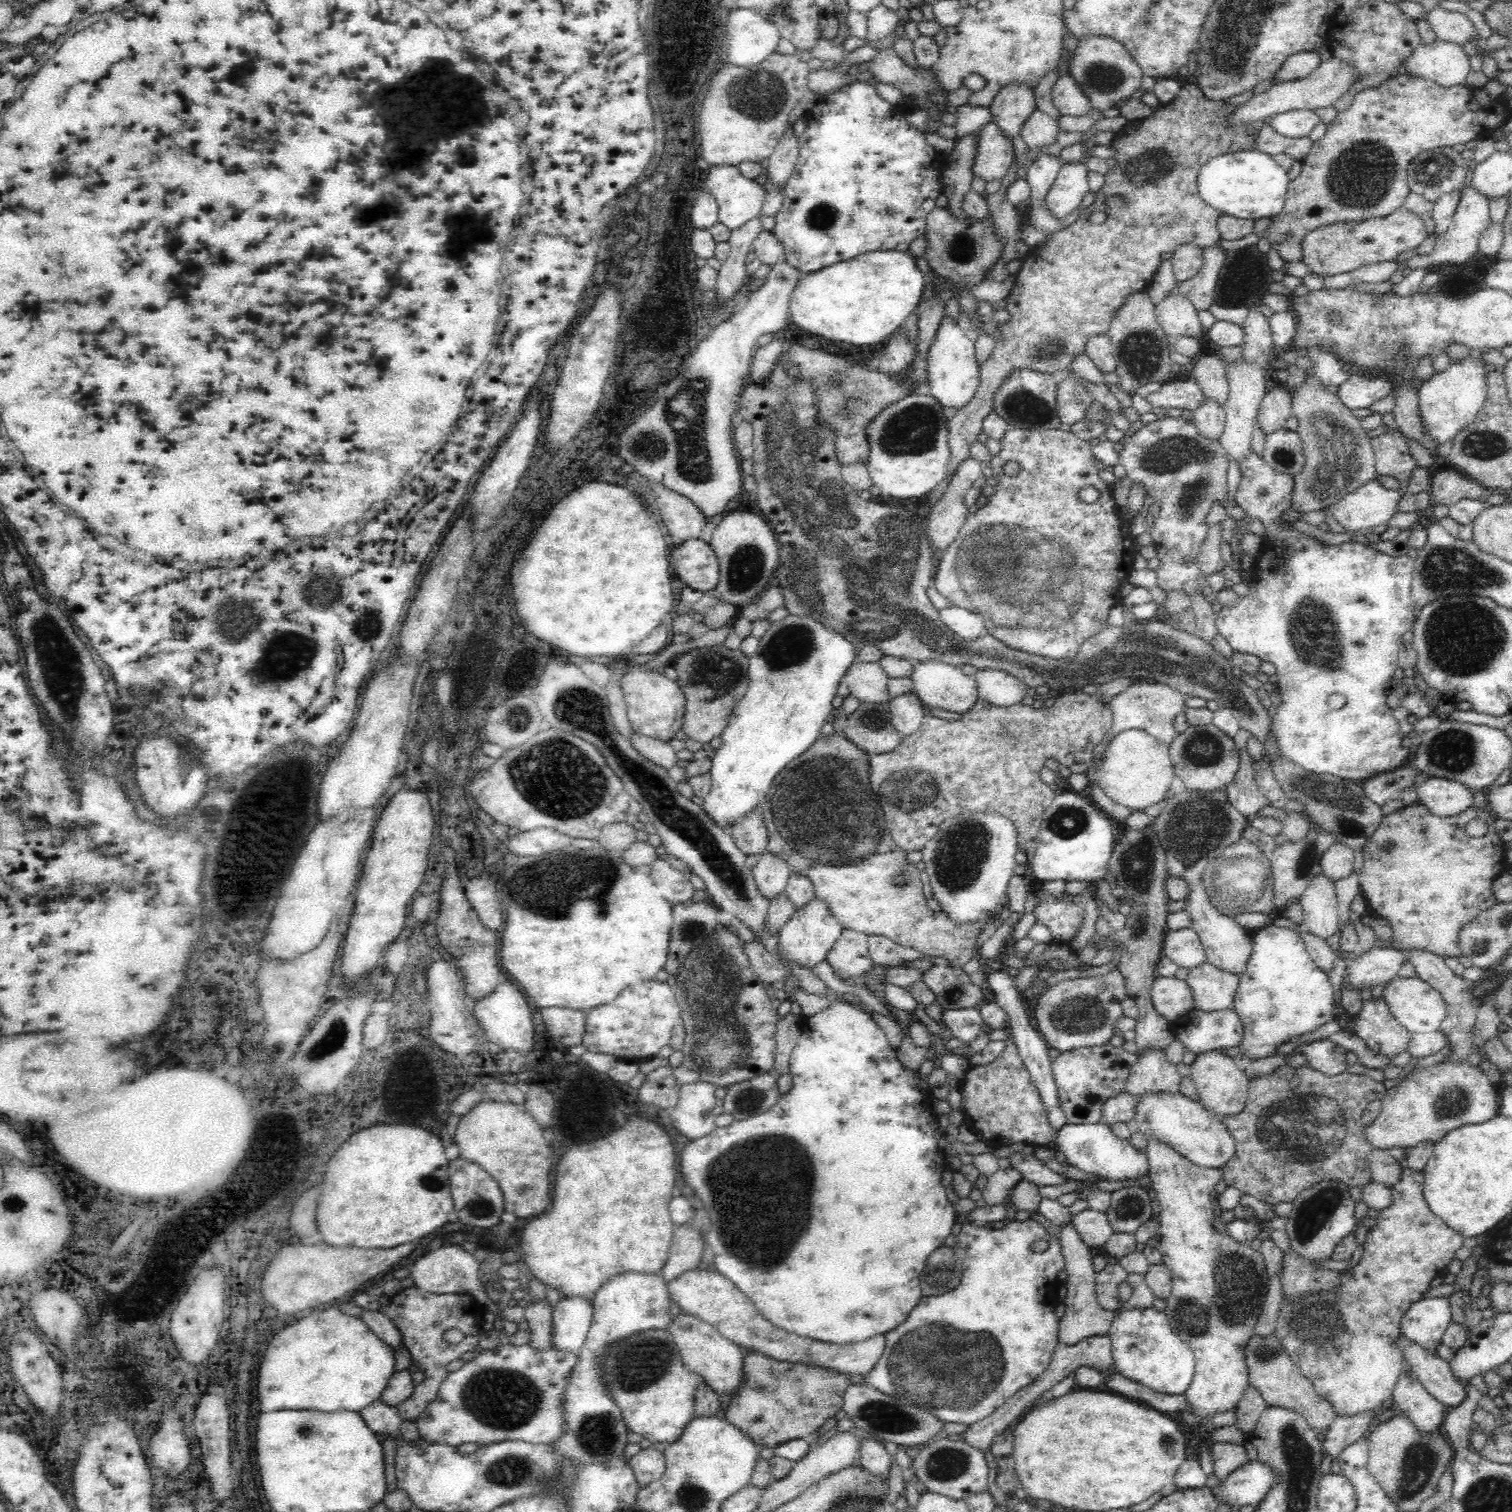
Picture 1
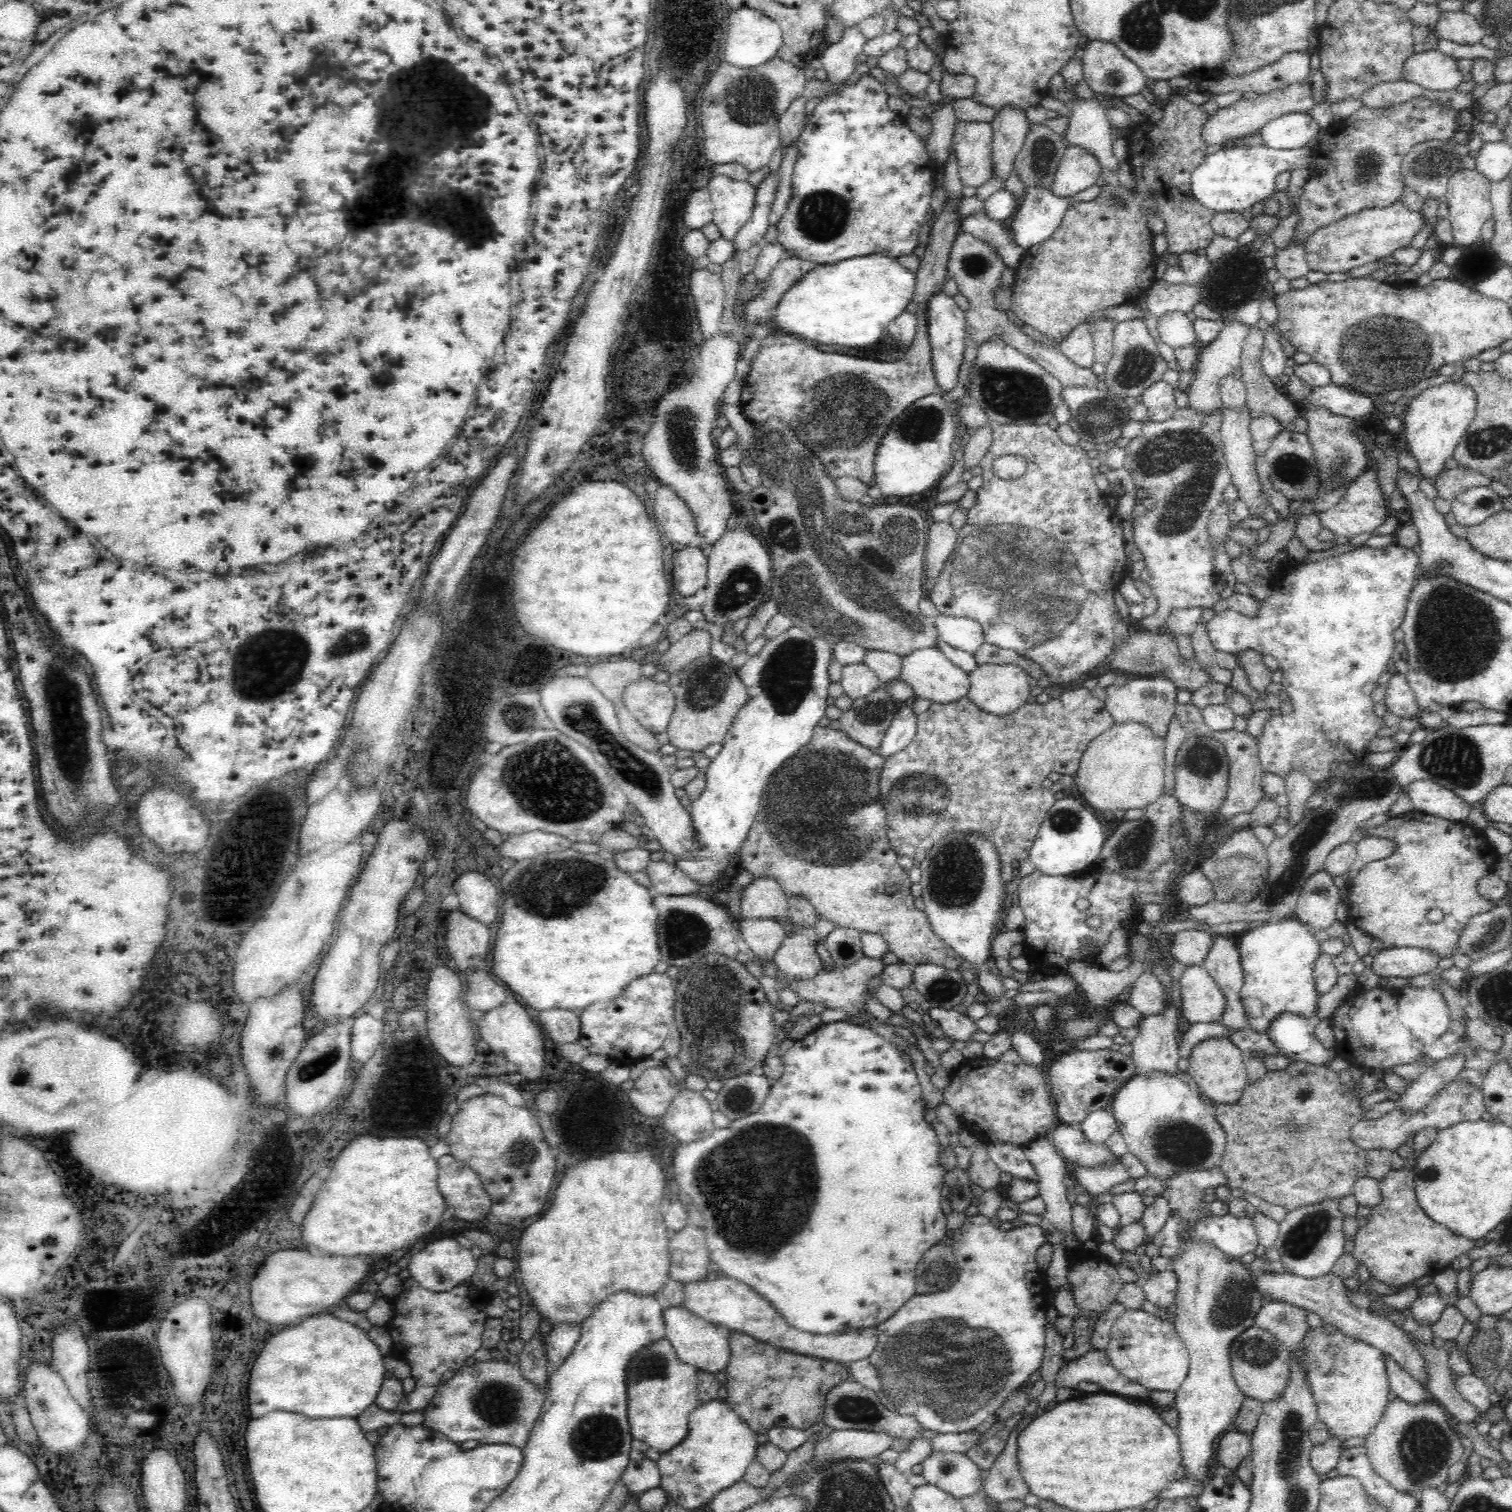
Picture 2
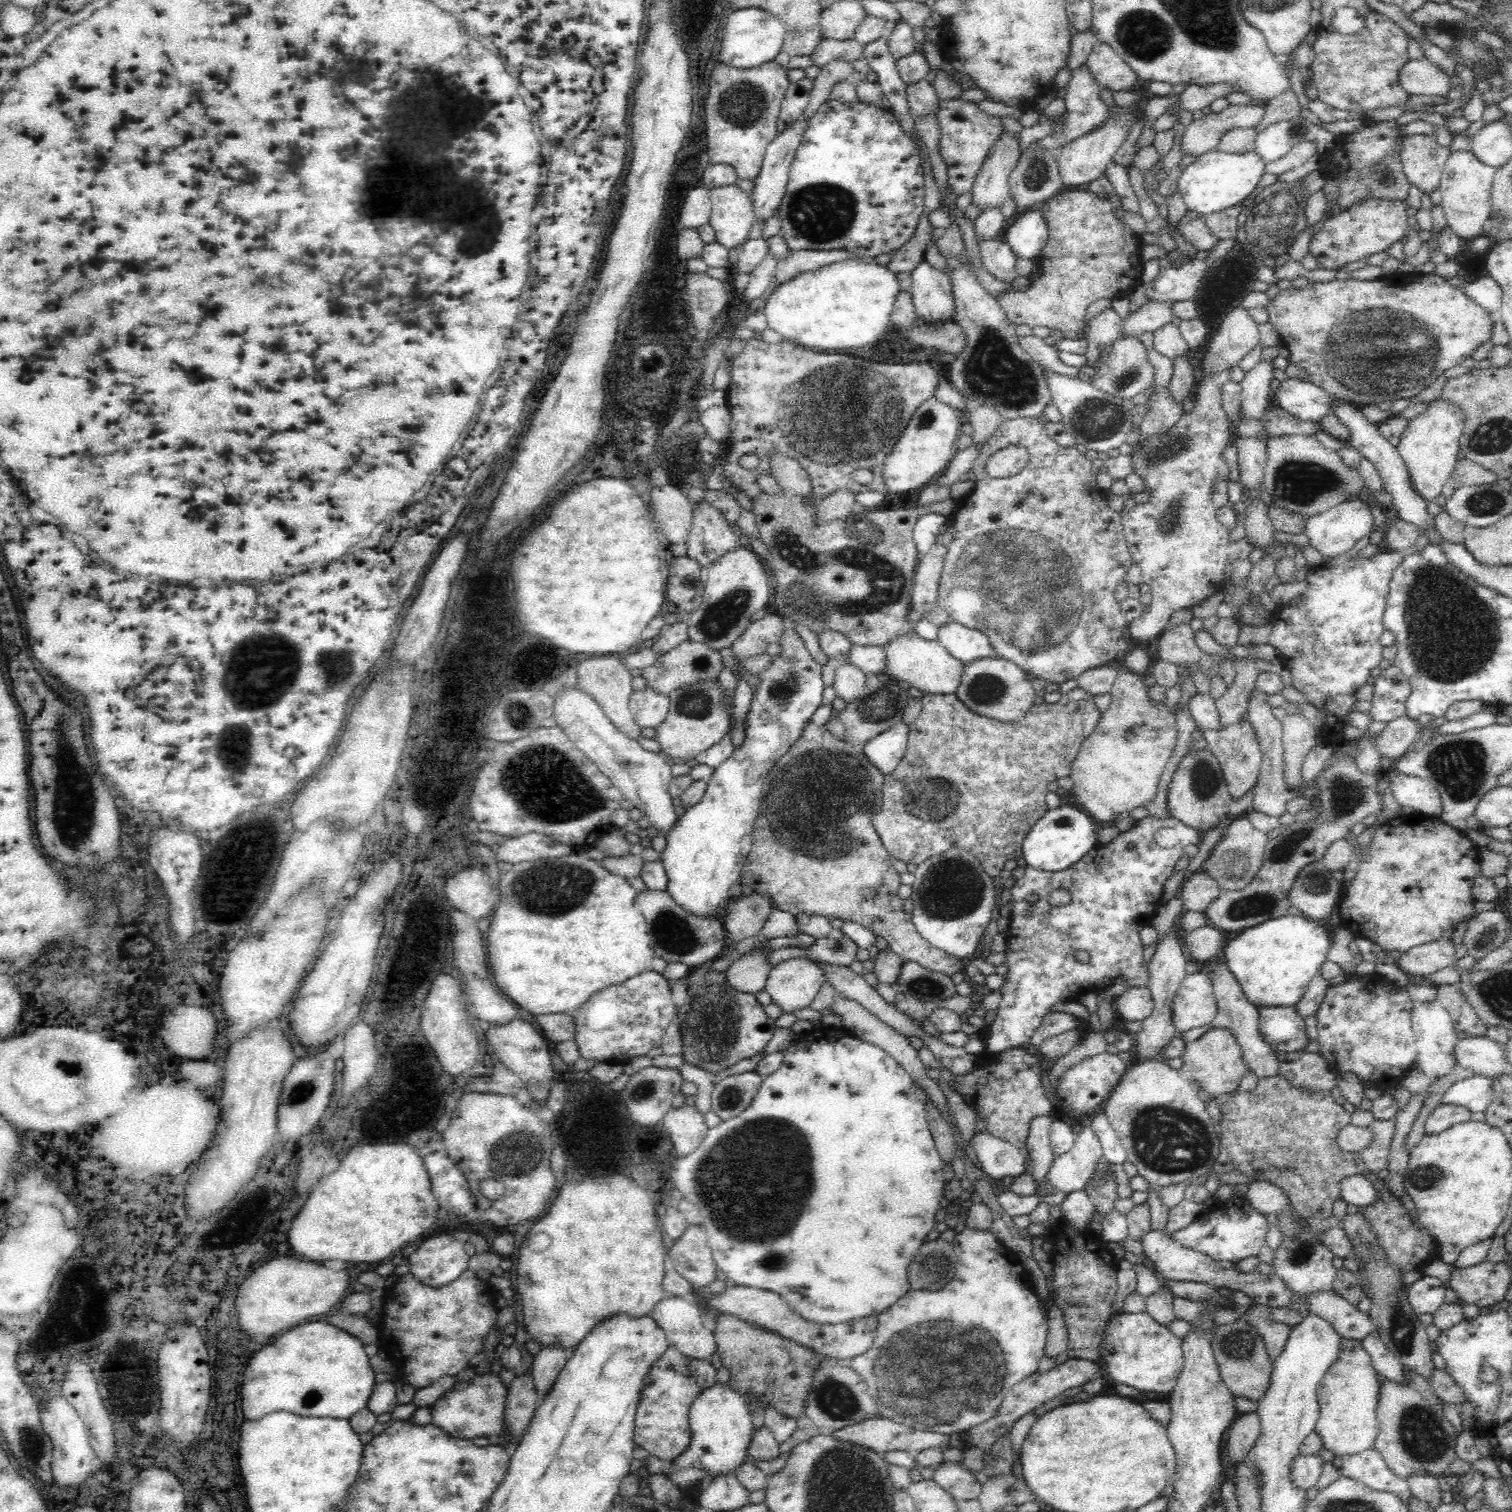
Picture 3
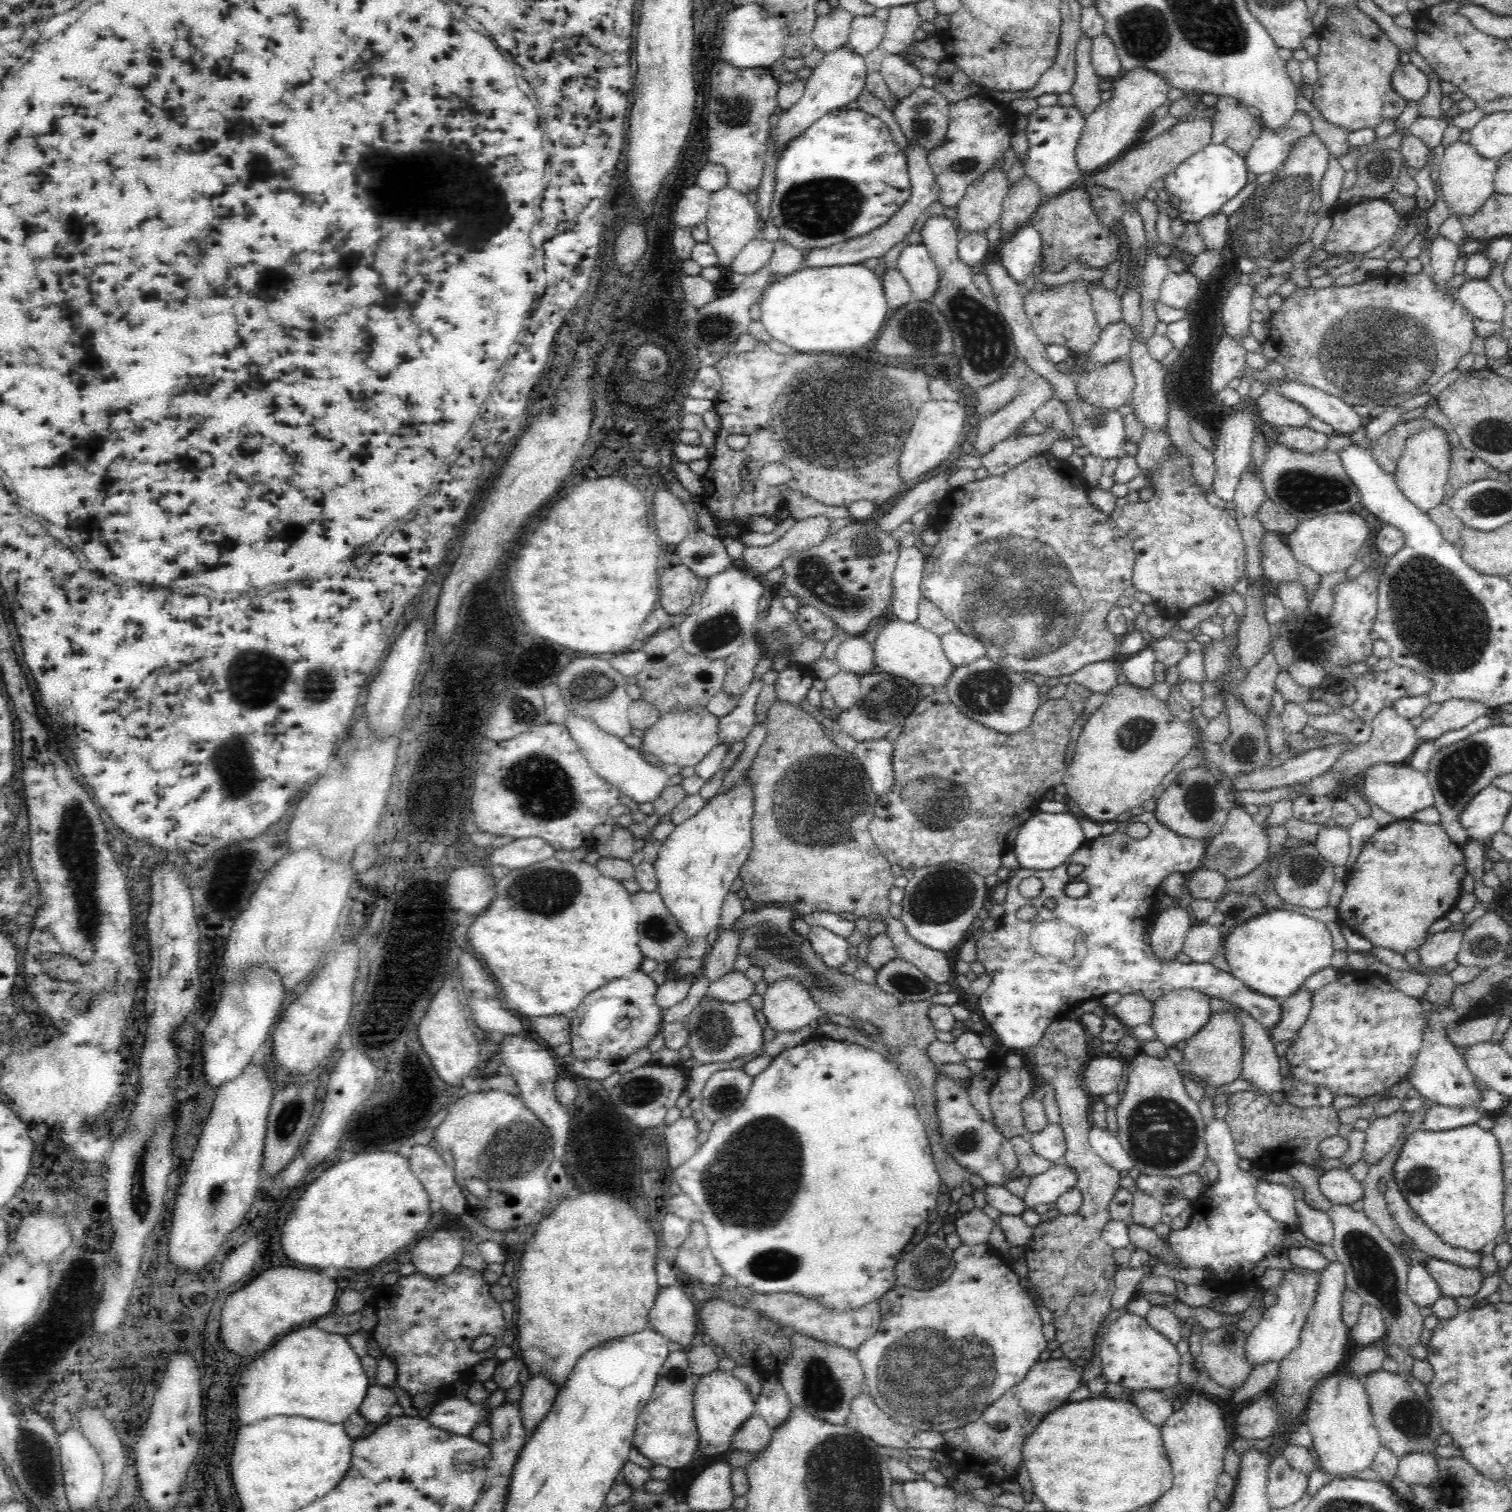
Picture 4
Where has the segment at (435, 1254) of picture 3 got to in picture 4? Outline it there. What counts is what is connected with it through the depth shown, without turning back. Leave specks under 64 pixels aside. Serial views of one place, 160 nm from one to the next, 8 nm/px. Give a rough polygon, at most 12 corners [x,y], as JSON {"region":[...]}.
{"region":[[444,1230],[416,1241],[411,1263],[426,1276],[461,1265],[460,1240]]}

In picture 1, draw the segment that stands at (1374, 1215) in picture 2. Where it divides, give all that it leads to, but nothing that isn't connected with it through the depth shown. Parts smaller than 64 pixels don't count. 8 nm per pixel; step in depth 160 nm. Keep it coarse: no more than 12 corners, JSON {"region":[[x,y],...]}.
{"region":[[1402,1168],[1339,1289],[1281,1302],[1276,1338],[1338,1418],[1405,1369],[1401,1318],[1464,1236]]}

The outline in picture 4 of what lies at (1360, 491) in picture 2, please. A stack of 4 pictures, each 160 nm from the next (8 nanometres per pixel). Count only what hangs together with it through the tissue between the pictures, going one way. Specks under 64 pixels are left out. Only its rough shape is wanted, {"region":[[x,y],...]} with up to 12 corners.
{"region":[[1352,512],[1300,521],[1285,535],[1320,576],[1360,559],[1372,530]]}

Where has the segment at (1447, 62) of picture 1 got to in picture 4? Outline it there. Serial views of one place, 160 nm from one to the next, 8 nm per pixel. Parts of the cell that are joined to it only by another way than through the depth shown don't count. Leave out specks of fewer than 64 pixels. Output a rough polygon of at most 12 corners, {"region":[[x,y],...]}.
{"region":[[1414,64],[1398,65],[1392,89],[1407,102],[1428,92],[1429,78]]}

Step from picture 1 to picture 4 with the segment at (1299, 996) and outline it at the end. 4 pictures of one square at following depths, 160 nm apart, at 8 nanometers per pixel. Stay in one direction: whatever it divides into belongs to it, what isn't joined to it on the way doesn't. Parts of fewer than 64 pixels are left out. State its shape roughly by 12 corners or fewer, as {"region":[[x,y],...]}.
{"region":[[1275,908],[1225,940],[1231,974],[1287,999],[1335,953],[1327,924]]}

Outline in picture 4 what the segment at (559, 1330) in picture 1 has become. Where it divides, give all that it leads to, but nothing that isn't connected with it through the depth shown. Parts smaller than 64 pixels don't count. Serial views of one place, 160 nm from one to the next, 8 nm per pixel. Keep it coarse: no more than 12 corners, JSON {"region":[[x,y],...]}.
{"region":[[532,1375],[519,1410],[527,1436],[538,1430],[556,1400],[556,1385]]}

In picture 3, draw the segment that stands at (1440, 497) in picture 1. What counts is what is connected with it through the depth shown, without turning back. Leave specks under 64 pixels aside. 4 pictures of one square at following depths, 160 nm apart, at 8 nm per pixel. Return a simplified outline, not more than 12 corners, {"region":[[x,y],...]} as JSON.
{"region":[[1464,458],[1444,486],[1446,499],[1462,486],[1496,483],[1494,472]]}

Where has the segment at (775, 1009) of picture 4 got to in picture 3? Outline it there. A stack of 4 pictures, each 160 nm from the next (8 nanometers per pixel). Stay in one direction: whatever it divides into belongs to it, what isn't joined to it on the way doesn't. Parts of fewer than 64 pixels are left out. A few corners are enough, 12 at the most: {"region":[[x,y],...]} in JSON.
{"region":[[806,958],[773,966],[763,989],[781,1014],[812,1007],[824,972]]}

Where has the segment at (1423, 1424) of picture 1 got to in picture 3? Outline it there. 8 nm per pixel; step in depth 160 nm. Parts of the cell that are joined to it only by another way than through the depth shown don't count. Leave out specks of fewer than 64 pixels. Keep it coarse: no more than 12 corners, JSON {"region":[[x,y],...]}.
{"region":[[1378,1332],[1360,1343],[1372,1366],[1388,1380],[1407,1384],[1406,1367]]}

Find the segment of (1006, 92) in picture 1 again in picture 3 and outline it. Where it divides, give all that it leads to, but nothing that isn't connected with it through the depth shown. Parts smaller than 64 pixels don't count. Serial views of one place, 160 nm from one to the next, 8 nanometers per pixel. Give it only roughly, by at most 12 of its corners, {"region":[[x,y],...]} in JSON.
{"region":[[1018,138],[993,144],[970,190],[980,209],[1000,209],[1019,161]]}

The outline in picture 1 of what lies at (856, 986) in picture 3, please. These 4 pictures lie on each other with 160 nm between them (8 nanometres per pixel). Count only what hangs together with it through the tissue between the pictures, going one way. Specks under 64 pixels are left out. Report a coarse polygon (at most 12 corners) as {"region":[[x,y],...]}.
{"region":[[768,852],[751,868],[768,902],[785,892],[791,877],[782,857]]}

